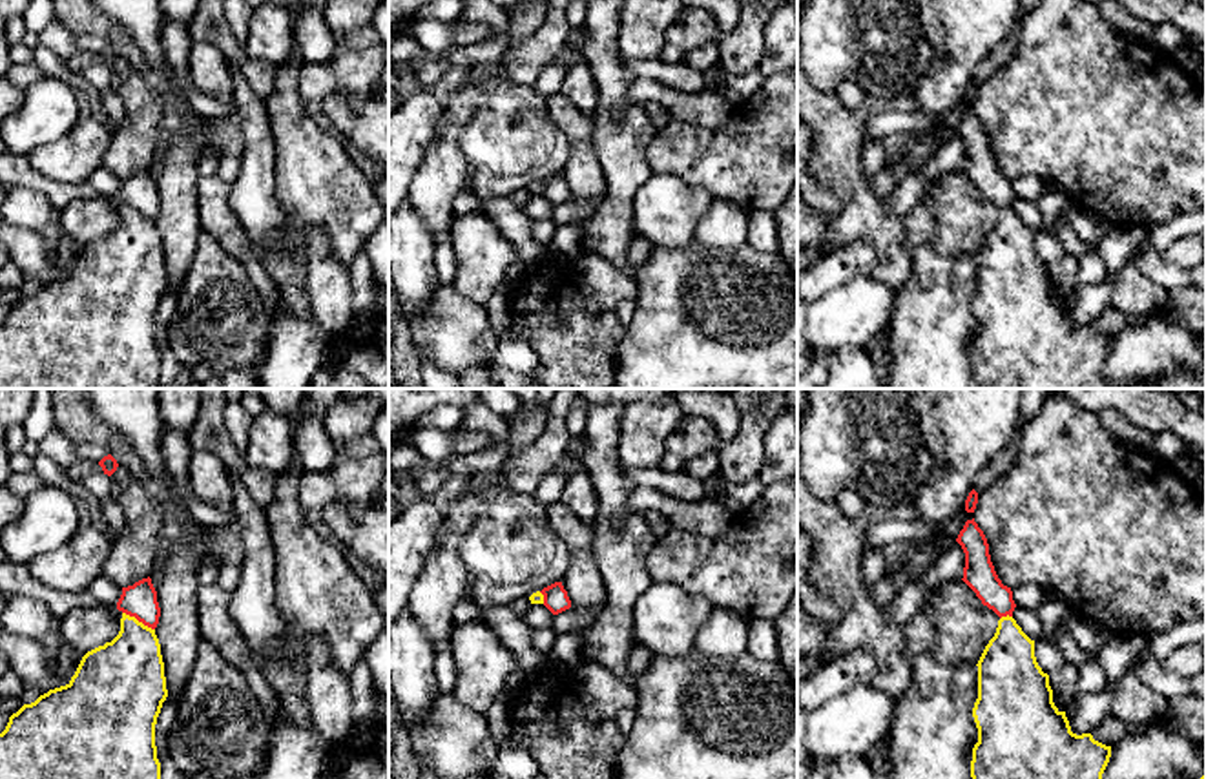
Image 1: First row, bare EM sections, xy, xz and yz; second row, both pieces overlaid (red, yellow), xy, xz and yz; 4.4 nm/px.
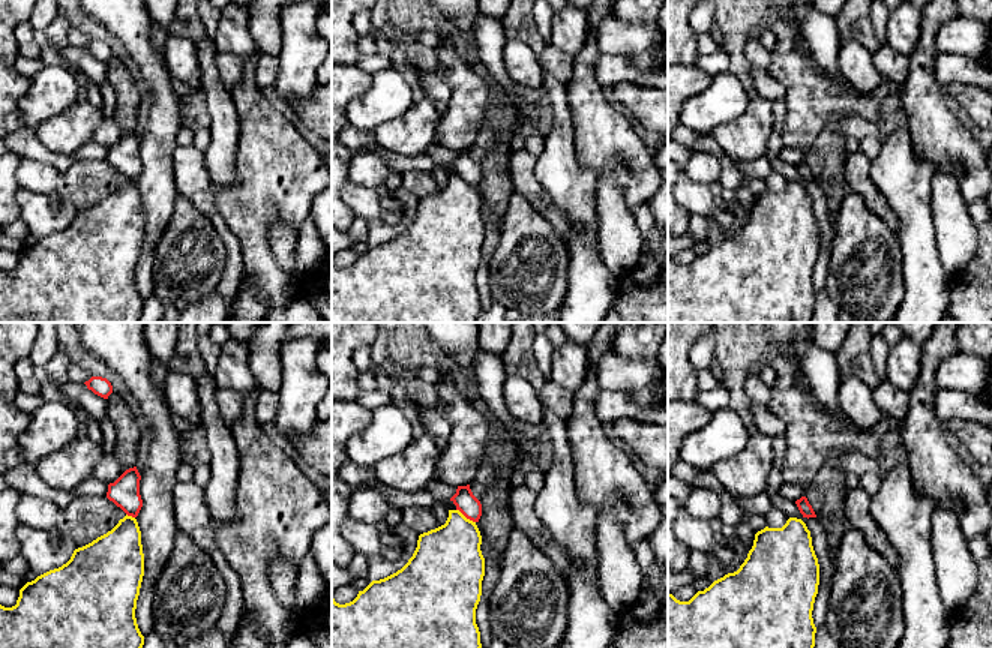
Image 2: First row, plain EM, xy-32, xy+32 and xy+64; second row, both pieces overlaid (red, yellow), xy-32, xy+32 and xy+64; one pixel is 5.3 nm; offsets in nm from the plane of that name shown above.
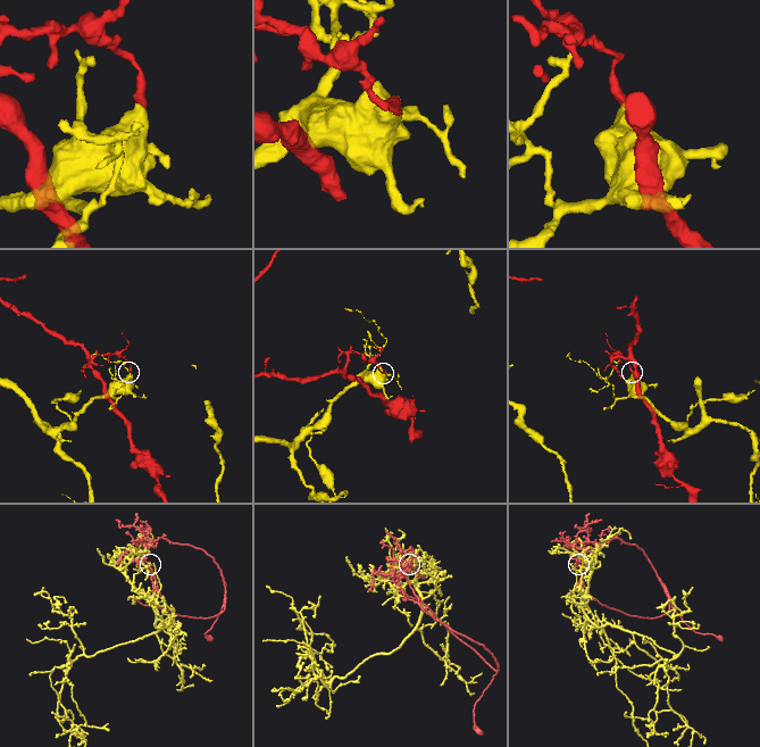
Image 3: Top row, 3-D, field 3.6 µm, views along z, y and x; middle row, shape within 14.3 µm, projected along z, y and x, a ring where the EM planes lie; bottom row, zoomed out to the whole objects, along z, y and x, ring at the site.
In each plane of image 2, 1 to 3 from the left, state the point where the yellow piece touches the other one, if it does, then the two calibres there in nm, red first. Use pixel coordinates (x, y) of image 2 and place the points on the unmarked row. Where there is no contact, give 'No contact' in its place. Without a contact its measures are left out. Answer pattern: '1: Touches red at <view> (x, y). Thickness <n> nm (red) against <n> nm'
1: Touches red at xy-32 (131, 179). Thickness 160 nm (red) against 300 nm
2: Touches red at xy+32 (465, 180). Thickness 120 nm (red) against 360 nm
3: No contact

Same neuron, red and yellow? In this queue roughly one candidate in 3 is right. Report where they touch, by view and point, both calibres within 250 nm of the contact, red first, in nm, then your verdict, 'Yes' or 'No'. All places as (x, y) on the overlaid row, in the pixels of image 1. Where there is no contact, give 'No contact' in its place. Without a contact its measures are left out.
Touches red at xy (139, 621). Thickness 150 nm (red) against 340 nm. No

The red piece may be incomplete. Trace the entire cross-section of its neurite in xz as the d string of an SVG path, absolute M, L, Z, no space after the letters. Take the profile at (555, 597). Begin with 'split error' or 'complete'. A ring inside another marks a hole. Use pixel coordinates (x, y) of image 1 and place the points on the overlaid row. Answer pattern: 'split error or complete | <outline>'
complete | M555 582L540 591L544 595L544 606L553 613L558 615L571 608L571 600L567 591L564 589L562 582Z

